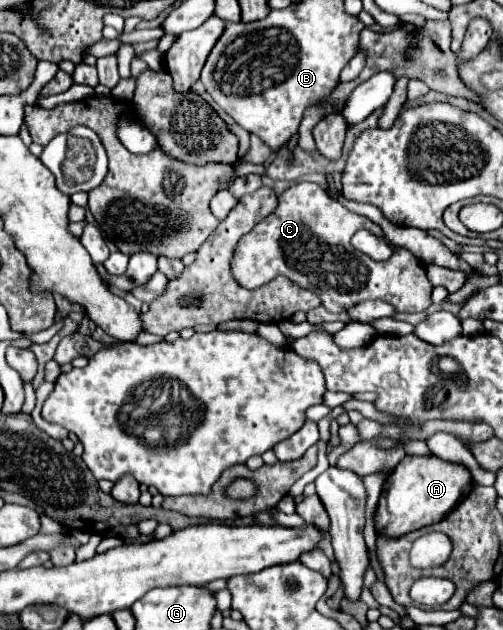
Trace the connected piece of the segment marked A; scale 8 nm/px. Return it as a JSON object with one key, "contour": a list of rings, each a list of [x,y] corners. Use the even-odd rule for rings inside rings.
{"contour":[[[405,455],[405,459],[391,471],[383,487],[375,513],[375,529],[377,533],[389,533],[389,537],[399,537],[413,529],[433,525],[441,521],[447,513],[451,513],[455,505],[471,493],[471,485],[473,477],[469,469],[461,463],[443,461],[435,455]]]}

